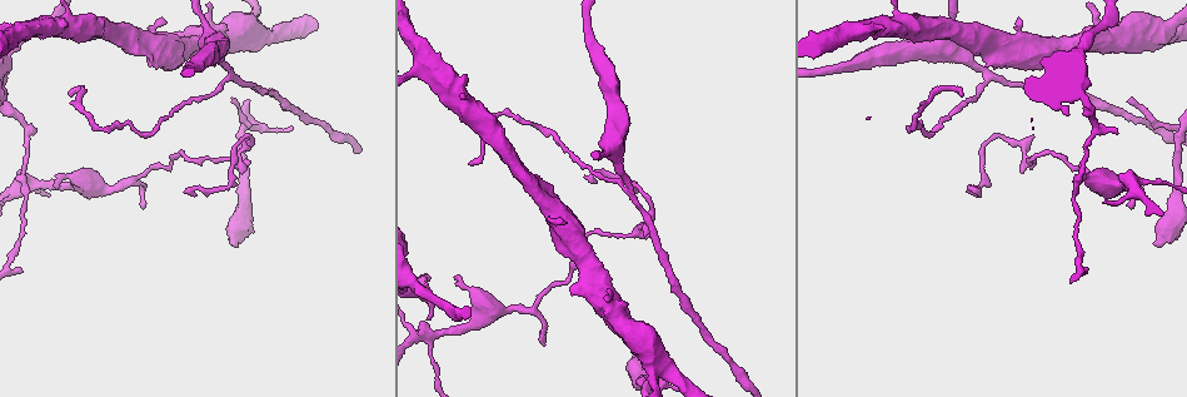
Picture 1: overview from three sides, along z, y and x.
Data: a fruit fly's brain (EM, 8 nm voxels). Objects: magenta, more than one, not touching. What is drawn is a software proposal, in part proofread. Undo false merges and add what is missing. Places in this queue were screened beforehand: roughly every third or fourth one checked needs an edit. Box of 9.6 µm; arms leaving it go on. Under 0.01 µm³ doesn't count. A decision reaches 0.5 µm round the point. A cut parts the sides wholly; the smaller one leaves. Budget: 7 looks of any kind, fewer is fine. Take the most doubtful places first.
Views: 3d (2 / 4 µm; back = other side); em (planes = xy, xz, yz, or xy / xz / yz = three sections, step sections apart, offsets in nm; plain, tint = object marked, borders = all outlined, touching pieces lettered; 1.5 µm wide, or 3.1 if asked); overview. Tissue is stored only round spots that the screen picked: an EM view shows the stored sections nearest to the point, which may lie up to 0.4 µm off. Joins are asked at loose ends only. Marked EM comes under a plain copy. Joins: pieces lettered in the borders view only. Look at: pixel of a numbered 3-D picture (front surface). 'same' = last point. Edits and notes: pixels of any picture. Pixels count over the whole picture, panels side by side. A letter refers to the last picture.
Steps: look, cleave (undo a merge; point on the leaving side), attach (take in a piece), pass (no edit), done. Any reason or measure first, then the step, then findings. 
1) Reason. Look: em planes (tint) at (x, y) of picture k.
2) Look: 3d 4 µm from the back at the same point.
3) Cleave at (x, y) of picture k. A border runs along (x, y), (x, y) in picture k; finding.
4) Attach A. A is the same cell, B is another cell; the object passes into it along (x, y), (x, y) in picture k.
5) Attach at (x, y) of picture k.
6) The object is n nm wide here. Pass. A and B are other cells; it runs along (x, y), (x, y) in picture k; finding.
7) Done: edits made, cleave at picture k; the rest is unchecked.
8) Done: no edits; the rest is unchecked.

Thick end. Look: em xz step 8 (tint) at (572, 293) of picture 1.

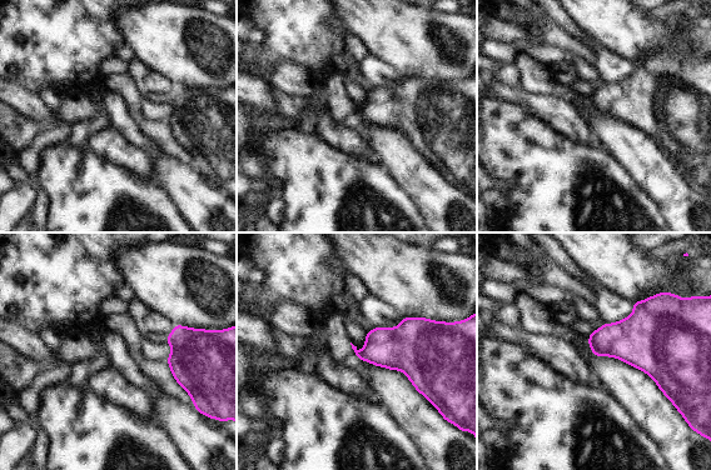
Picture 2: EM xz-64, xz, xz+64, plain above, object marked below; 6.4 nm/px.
Look: em planes (borders) at the same point.

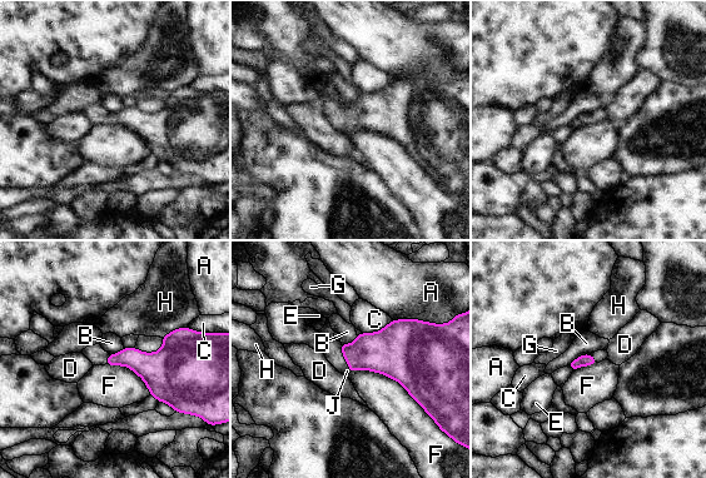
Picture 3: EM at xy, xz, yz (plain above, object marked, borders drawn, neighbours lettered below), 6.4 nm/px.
Attach J. J is the same cell, A, B, C, D, E, F, G and H are other cells; the object passes into it along (382, 352), (344, 357), (332, 350) in picture 3; it goes on there.

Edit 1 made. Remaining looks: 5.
Sharp bend. Look: em planes (borders) at (1094, 126) of picture 1.

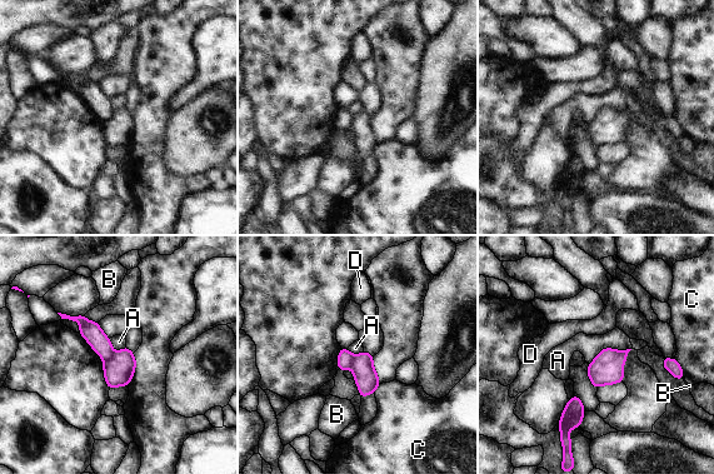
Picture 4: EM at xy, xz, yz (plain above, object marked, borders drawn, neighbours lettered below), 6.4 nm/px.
The longest contact is with A, 300 nm. Cleave at (345, 359) of picture 4. A, B, C and D are other cells; a border runs along (355, 355), (349, 368) in picture 4; two neurons meet here.

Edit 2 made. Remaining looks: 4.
Redraw. Look: overview.

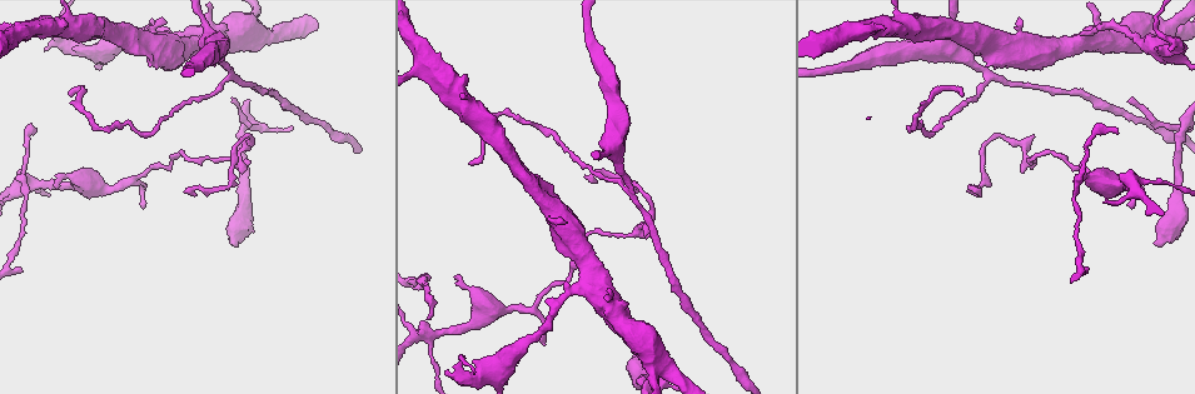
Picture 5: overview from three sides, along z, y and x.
Look: 3d 4 µm at (981, 196) of picture 5.

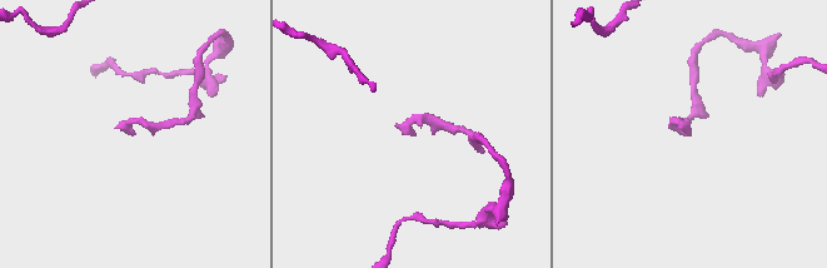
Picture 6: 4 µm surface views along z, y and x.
Look: em planes (borders) at (132, 132) of picture 6.

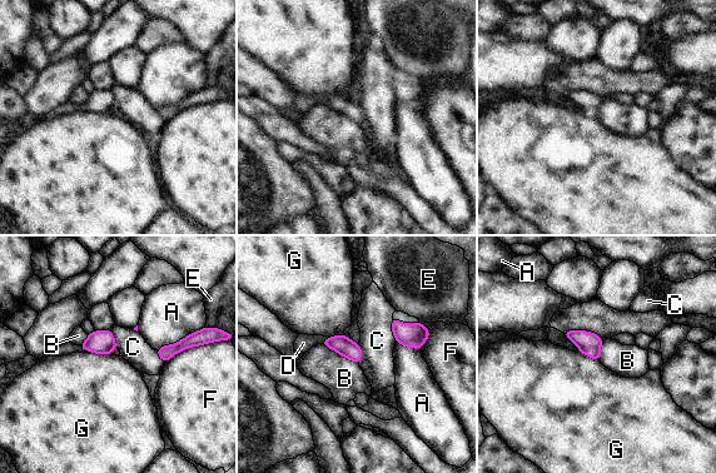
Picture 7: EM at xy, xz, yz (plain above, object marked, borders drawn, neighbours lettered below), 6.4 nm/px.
The longest contact is with A, 300 nm. Attach D. D is the same cell, A, B, C, E, F and G are other cells; the object passes into it along (98, 342), (84, 349), (68, 348) in picture 7; it goes on there.

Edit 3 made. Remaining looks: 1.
Done: edits made, attach at picture 3, cleave at picture 4, attach at picture 7; the rest is unchecked.

